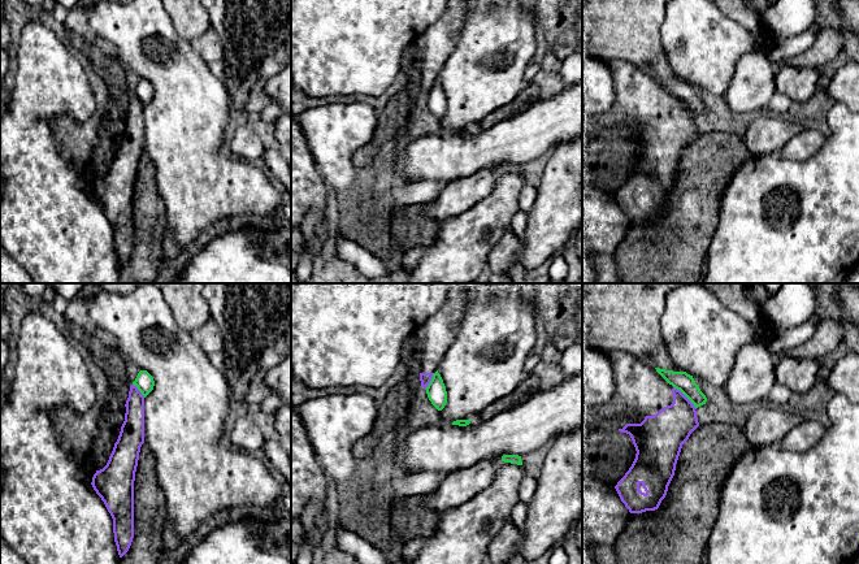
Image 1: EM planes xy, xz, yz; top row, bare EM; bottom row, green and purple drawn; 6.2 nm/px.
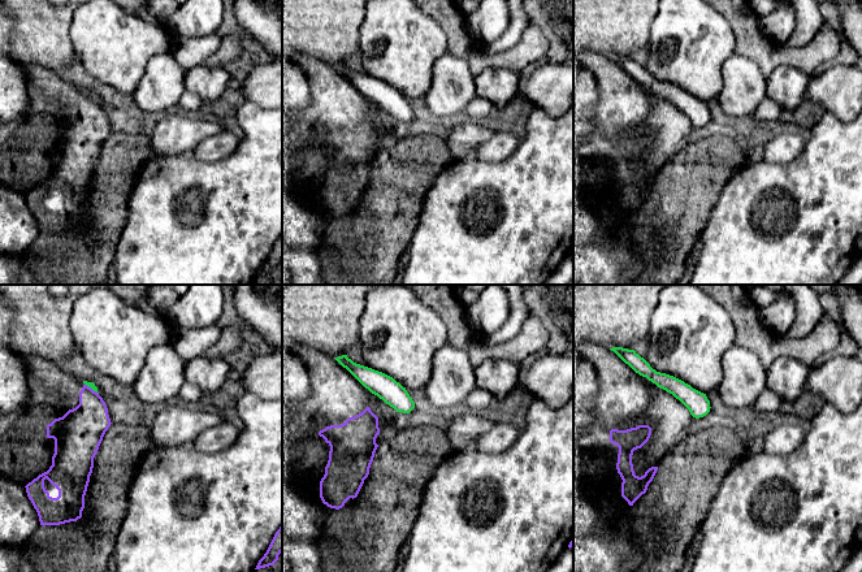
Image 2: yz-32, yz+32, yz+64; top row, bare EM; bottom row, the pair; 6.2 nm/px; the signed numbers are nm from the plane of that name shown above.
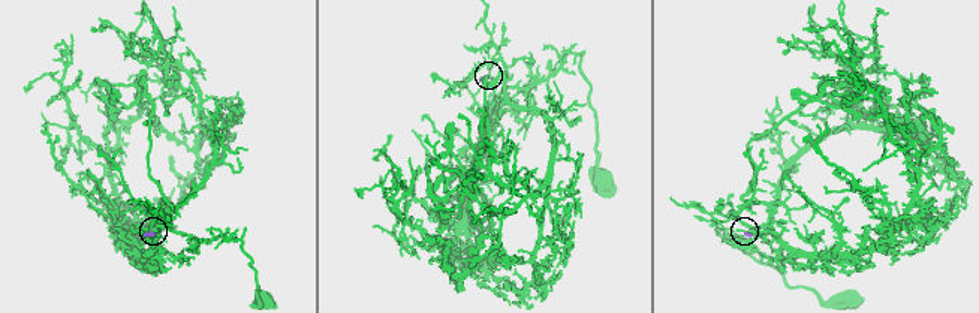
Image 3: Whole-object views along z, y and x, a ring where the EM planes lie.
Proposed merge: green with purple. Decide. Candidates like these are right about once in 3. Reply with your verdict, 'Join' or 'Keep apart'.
Keep apart

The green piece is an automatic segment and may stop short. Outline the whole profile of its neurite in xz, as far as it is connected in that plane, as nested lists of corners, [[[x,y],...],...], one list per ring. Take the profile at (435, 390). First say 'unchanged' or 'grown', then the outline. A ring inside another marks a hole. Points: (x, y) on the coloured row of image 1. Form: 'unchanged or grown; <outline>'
unchanged; [[[438,370],[433,374],[431,381],[425,390],[431,404],[438,411],[442,411],[447,403],[447,391]]]

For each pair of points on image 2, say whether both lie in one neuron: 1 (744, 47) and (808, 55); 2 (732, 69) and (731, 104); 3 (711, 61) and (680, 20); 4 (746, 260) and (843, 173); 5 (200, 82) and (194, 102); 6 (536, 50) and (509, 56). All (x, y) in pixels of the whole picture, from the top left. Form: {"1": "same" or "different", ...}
{"1": "same", "2": "same", "3": "same", "4": "same", "5": "different", "6": "same"}

